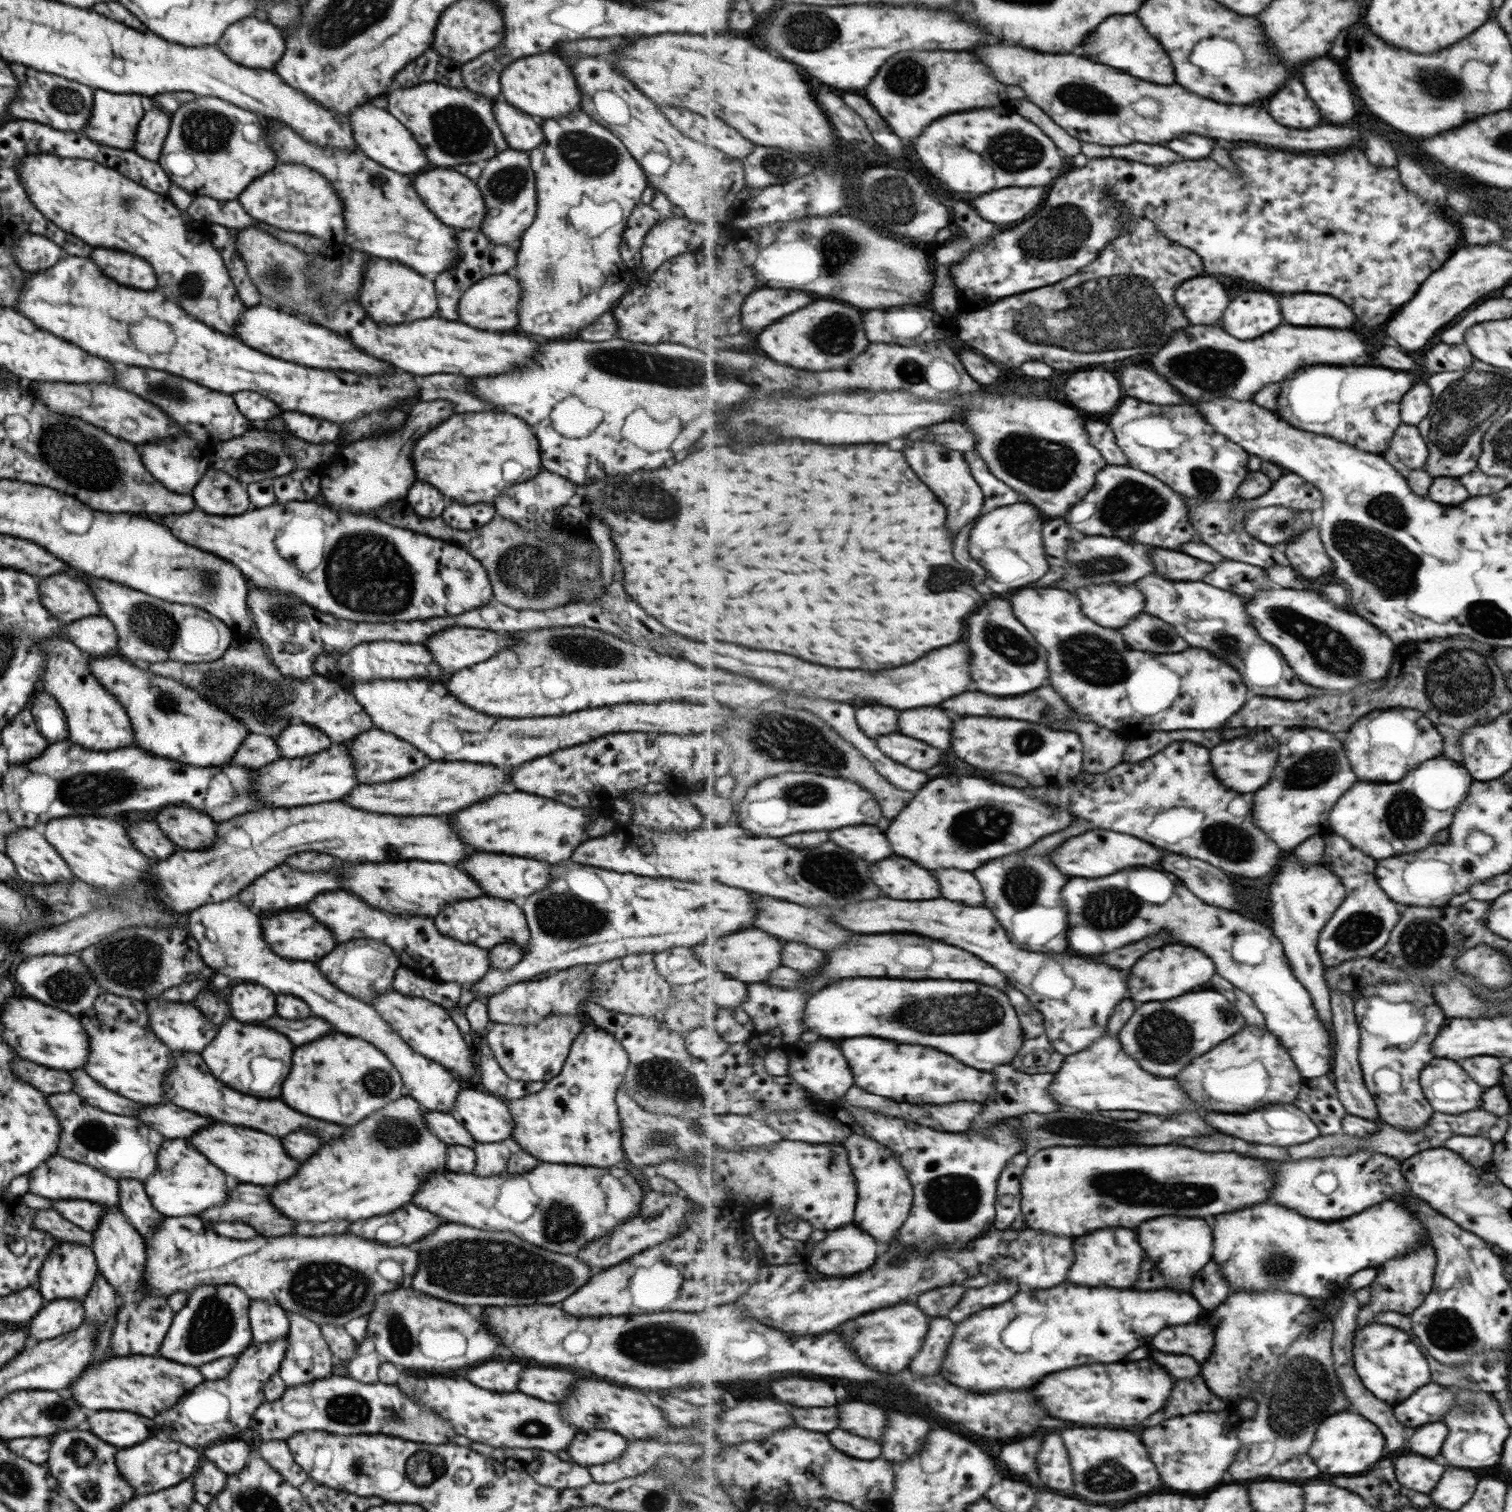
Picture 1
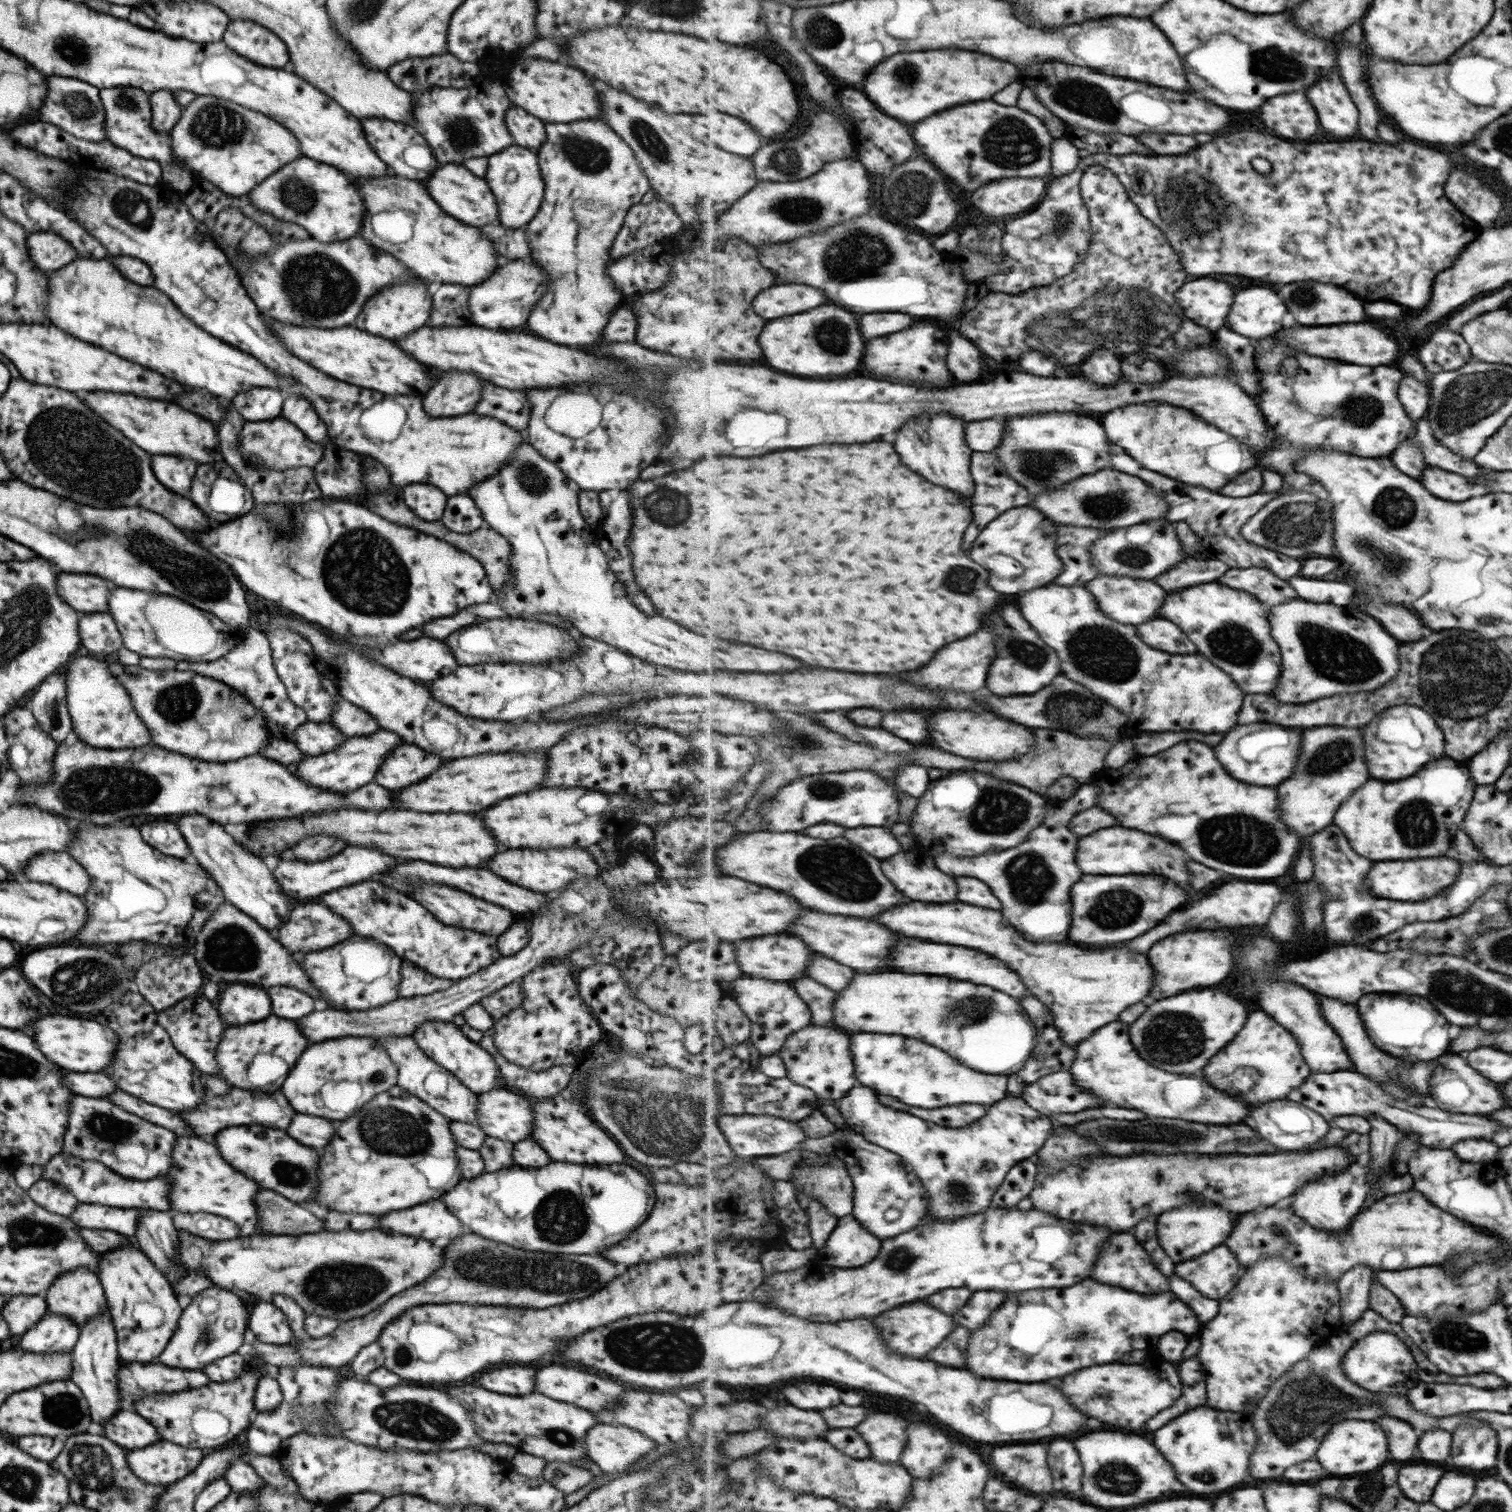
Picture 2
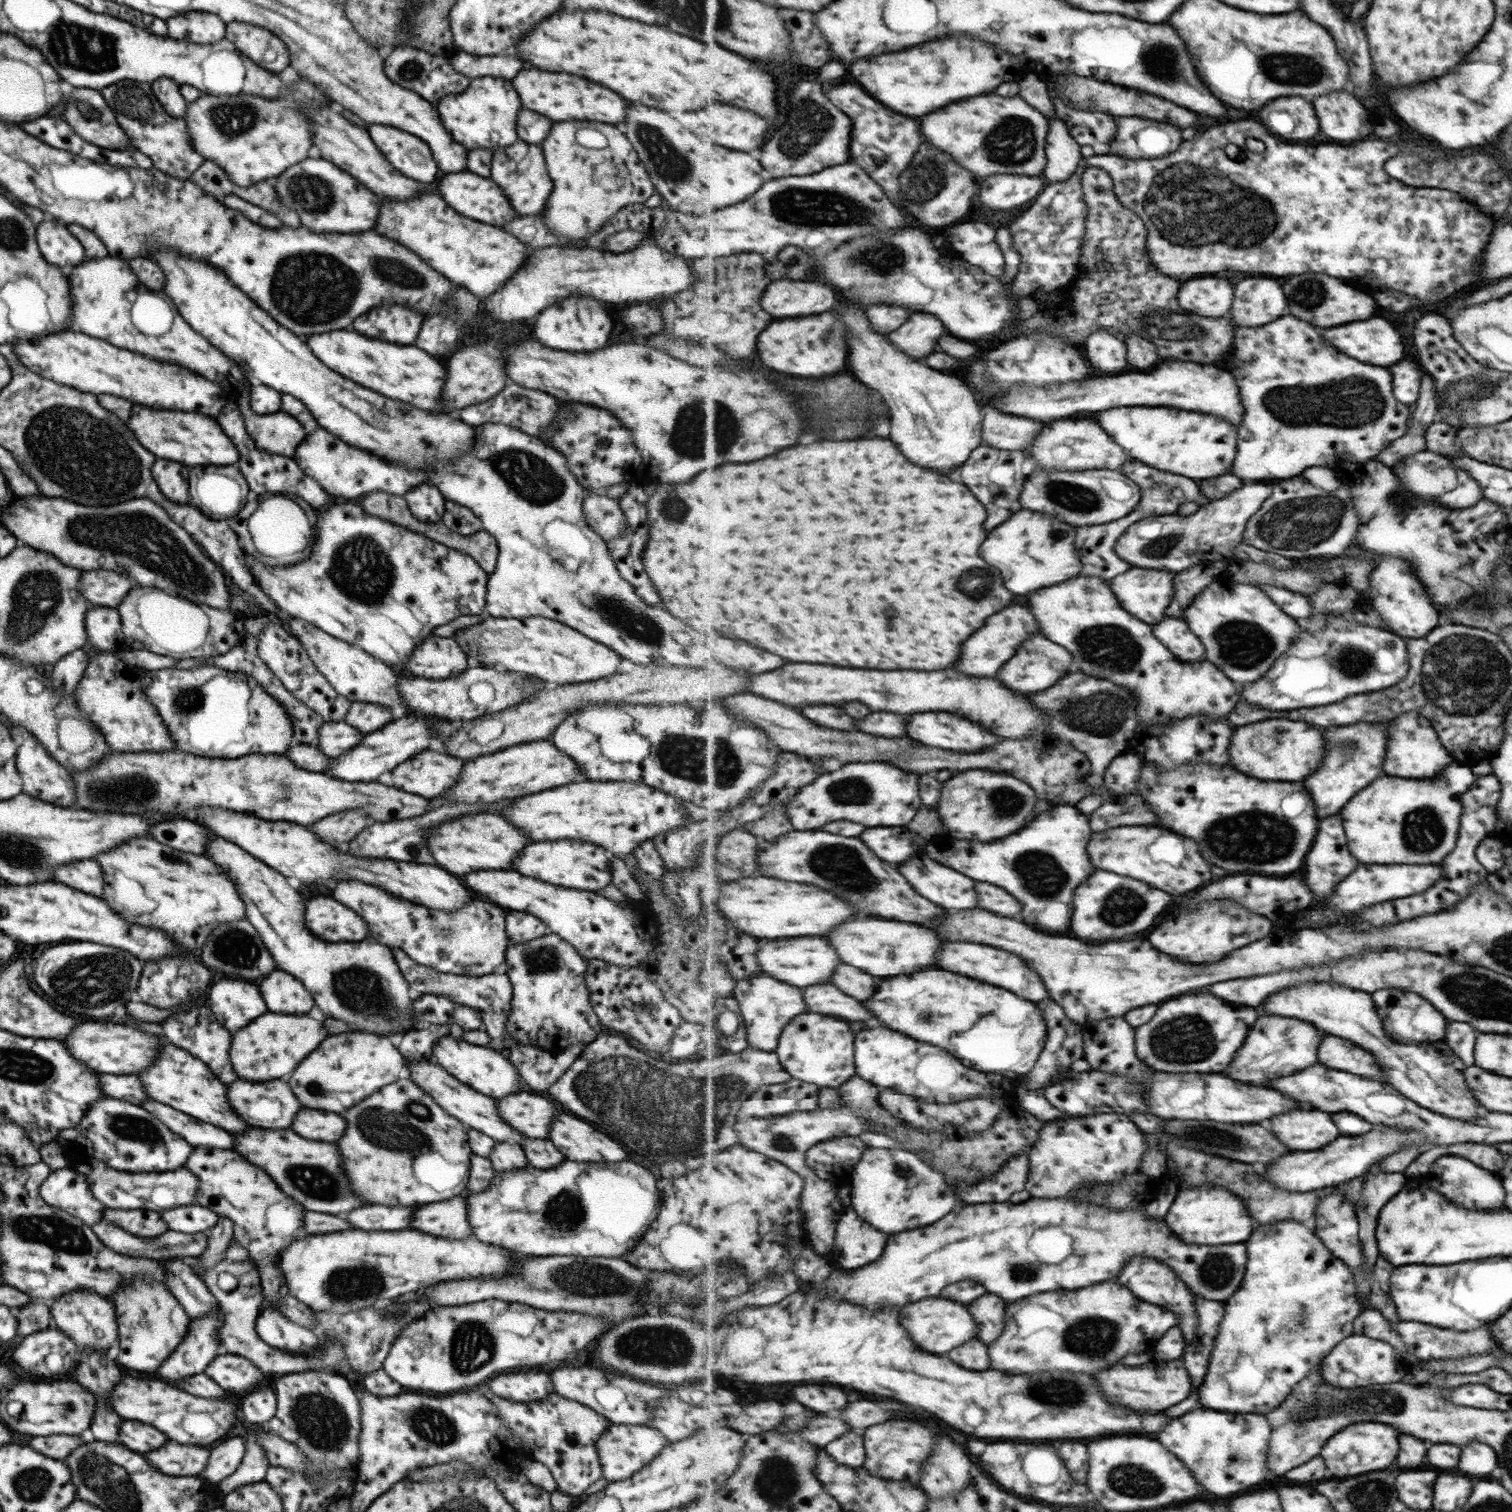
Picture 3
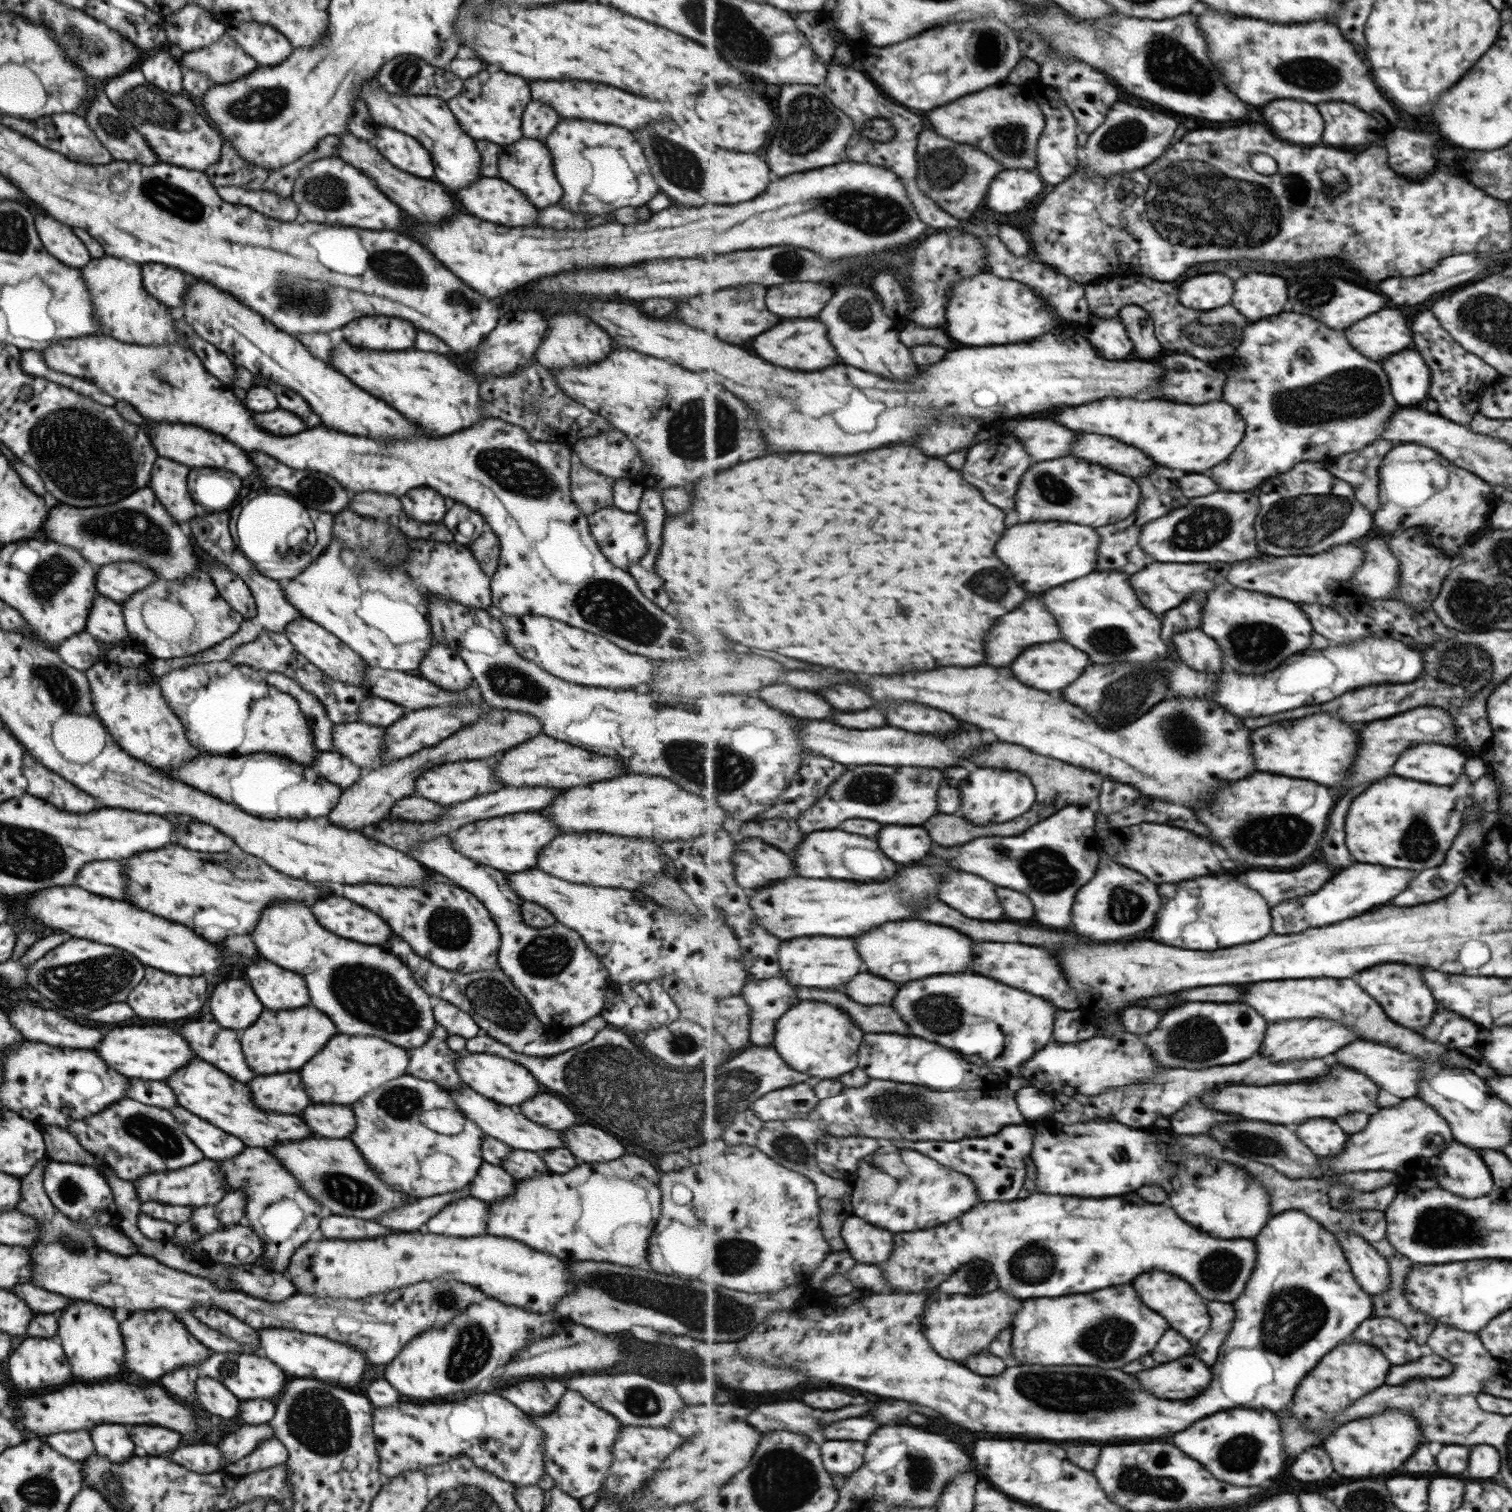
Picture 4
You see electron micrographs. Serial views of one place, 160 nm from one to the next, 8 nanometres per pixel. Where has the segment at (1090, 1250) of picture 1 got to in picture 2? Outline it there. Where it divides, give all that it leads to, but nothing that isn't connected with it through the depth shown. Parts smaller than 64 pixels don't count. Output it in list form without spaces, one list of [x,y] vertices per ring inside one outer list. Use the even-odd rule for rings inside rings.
[[[1117,1234],[1109,1246],[1105,1246],[1105,1254],[1101,1254],[1101,1262],[1097,1262],[1097,1268],[1093,1270],[1093,1276],[1097,1282],[1119,1286],[1127,1290],[1135,1290],[1141,1294],[1157,1294],[1170,1290],[1170,1277],[1161,1273],[1161,1270],[1153,1264],[1147,1250],[1137,1242],[1133,1234]]]

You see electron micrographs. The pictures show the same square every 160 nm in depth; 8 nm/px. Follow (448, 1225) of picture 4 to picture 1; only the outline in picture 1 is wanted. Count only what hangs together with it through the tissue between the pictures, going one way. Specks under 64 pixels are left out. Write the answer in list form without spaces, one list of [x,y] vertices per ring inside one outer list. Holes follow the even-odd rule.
[[[407,1204],[407,1208],[395,1210],[385,1216],[367,1218],[361,1222],[351,1222],[349,1232],[359,1238],[375,1240],[389,1246],[412,1246],[419,1238],[437,1230],[444,1221],[435,1215]]]

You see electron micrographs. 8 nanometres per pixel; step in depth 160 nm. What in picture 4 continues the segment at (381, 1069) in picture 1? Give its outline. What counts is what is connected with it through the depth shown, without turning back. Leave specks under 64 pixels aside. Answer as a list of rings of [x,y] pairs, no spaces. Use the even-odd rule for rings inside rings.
[[[335,1034],[321,1052],[317,1052],[305,1066],[301,1066],[299,1076],[305,1094],[315,1104],[351,1104],[363,1094],[375,1090],[377,1086],[403,1076],[408,1063],[408,1051],[389,1044],[381,1038],[365,1036],[345,1036]]]

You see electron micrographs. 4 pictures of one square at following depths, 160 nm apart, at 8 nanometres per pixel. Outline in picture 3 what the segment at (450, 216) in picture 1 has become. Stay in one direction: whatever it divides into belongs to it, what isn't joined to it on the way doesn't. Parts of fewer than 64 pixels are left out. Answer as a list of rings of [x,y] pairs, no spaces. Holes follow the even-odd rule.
[[[471,172],[441,176],[441,180],[437,184],[437,192],[457,214],[463,214],[463,216],[477,220],[477,222],[485,222],[491,226],[503,226],[505,223],[518,218],[512,206],[505,200],[500,186],[497,186],[492,180],[481,178],[481,176],[471,174]]]

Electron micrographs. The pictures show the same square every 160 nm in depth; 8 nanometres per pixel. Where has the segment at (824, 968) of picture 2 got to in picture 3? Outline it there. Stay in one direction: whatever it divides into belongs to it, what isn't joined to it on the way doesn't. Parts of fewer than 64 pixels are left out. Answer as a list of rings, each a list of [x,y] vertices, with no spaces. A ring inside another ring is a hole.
[[[841,964],[837,966],[837,978],[833,978],[833,984],[841,988],[845,994],[855,996],[857,1000],[867,1000],[867,996],[873,996],[873,990],[877,988],[879,980],[881,978],[865,974],[859,968]]]

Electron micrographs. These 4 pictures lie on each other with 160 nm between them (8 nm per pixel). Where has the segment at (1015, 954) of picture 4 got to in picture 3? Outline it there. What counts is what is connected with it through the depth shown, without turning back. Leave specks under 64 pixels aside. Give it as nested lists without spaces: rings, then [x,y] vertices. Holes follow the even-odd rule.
[[[951,942],[949,950],[945,950],[945,954],[941,954],[941,958],[937,958],[937,968],[959,972],[959,974],[965,974],[969,978],[989,982],[993,986],[1001,986],[1005,990],[1013,990],[1015,994],[1021,994],[1021,998],[1029,998],[1033,1002],[1039,1003],[1039,1000],[1051,999],[1051,994],[1047,992],[1043,980],[1039,978],[1040,974],[1035,974],[1035,970],[1031,970],[1027,966],[1027,962],[1023,962],[1015,954],[997,950],[993,946],[981,946],[981,944],[969,944],[969,942]]]

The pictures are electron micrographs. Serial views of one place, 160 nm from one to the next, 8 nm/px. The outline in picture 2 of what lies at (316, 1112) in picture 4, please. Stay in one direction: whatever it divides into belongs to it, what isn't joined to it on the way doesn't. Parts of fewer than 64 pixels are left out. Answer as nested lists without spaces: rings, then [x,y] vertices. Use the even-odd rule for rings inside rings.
[[[295,1114],[293,1120],[291,1120],[291,1124],[285,1128],[285,1132],[293,1140],[301,1142],[303,1146],[319,1150],[321,1146],[325,1146],[331,1140],[331,1136],[333,1136],[333,1124],[329,1120],[323,1120],[323,1118]]]

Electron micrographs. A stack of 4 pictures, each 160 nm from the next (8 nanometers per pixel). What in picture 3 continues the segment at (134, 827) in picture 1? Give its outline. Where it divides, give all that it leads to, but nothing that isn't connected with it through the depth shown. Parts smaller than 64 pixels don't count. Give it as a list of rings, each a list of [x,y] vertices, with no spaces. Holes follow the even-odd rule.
[[[187,816],[184,819],[161,822],[148,828],[149,838],[189,854],[202,854],[208,841],[207,831],[206,827]]]

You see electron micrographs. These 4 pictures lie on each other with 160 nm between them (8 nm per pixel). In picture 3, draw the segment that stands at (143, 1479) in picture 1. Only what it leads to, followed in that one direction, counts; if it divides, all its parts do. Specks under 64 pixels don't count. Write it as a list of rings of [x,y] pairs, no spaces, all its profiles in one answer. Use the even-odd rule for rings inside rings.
[[[167,1442],[165,1446],[145,1452],[142,1457],[149,1462],[157,1472],[169,1476],[196,1476],[204,1469],[209,1447]]]

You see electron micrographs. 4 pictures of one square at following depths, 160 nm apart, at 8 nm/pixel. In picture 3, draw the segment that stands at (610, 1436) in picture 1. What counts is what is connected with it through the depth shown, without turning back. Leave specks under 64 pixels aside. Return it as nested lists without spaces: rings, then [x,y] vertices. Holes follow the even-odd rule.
[[[610,1424],[600,1437],[597,1437],[595,1444],[602,1477],[607,1482],[619,1482],[629,1478],[655,1458],[667,1443],[669,1442],[665,1438],[646,1424]]]

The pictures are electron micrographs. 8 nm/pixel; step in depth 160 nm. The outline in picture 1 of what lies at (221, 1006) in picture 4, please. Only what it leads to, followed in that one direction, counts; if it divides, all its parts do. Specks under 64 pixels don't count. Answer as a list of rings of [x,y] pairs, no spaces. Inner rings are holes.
[[[251,982],[233,986],[227,1002],[232,1018],[239,1022],[265,1020],[275,1014],[275,996],[263,986]]]

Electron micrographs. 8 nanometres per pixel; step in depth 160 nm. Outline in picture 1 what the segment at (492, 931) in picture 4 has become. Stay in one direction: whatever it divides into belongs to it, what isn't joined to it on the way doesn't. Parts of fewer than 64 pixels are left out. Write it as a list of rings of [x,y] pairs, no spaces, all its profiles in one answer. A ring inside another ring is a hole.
[[[339,888],[311,897],[302,908],[332,932],[336,944],[364,938],[379,941],[395,952],[401,966],[429,980],[457,983],[460,987],[465,987],[481,980],[490,968],[488,949],[445,937],[435,928],[433,918],[419,914],[387,914],[369,906],[362,898],[357,898],[356,894],[349,894]]]

